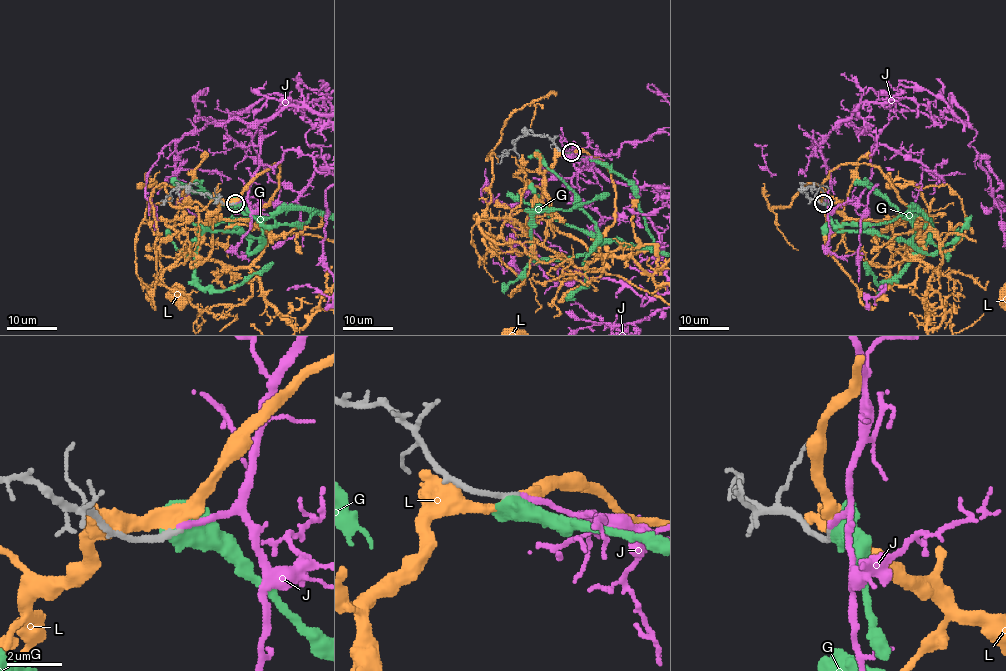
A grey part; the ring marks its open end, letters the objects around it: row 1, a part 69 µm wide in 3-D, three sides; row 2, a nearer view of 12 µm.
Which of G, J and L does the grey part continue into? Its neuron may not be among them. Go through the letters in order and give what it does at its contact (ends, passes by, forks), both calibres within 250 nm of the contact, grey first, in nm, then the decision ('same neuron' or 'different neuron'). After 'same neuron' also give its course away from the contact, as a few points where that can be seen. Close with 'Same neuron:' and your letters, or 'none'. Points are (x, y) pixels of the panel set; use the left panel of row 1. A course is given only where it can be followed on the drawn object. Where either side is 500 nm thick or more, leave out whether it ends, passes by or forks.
G: 220/700 nm | different neuron
J: it ends | 190/200 nm | same neuron
L: it passes by | 200/360 nm | different neuron
Same neuron: J

